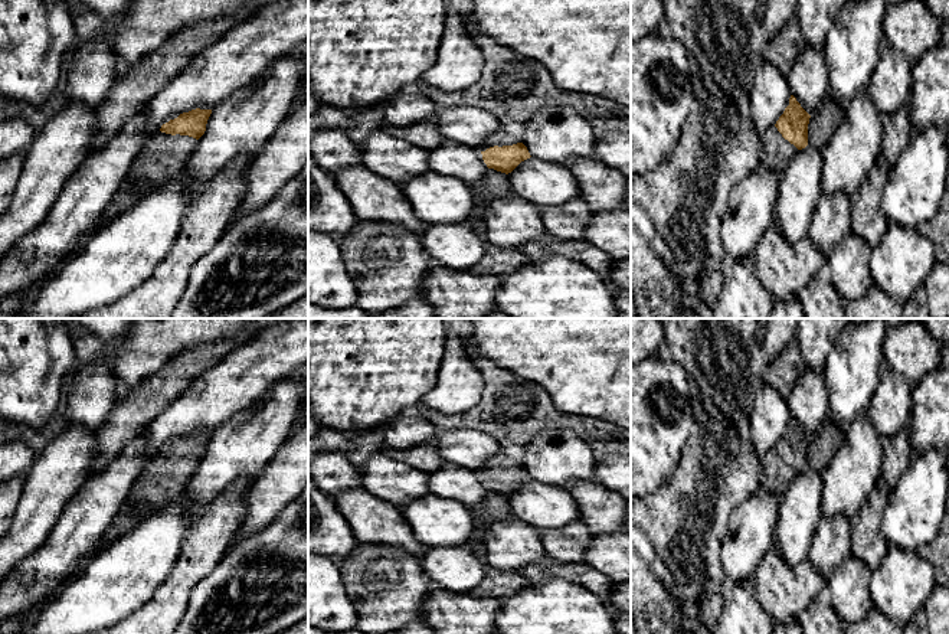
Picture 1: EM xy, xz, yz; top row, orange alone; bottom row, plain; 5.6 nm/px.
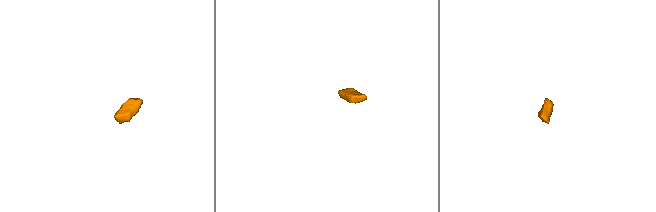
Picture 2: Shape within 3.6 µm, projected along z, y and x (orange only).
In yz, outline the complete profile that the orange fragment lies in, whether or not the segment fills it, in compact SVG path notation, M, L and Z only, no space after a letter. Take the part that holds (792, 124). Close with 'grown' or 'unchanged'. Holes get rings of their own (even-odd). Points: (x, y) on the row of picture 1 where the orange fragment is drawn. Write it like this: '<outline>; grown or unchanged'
M791 95L783 114L762 137L759 160L779 177L785 173L795 153L808 146L809 118L811 115Z; grown

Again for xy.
M196 108L189 112L183 112L177 118L163 124L160 128L161 133L147 140L140 154L131 163L125 186L131 187L132 193L141 199L147 195L151 195L161 184L179 177L183 173L189 158L193 156L197 147L197 140L206 131L206 124L210 114L212 110Z; grown

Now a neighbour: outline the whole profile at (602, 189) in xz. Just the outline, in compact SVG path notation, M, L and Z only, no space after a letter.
M572 158L569 169L579 186L579 197L592 212L612 212L625 205L628 177L595 158Z

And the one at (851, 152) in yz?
M867 88L858 91L845 108L845 118L831 135L824 148L824 170L821 174L822 193L844 193L851 197L877 166L883 143L883 115L873 102Z

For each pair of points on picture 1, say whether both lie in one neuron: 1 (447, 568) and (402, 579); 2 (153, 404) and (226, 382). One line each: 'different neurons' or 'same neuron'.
1: different neurons
2: different neurons

